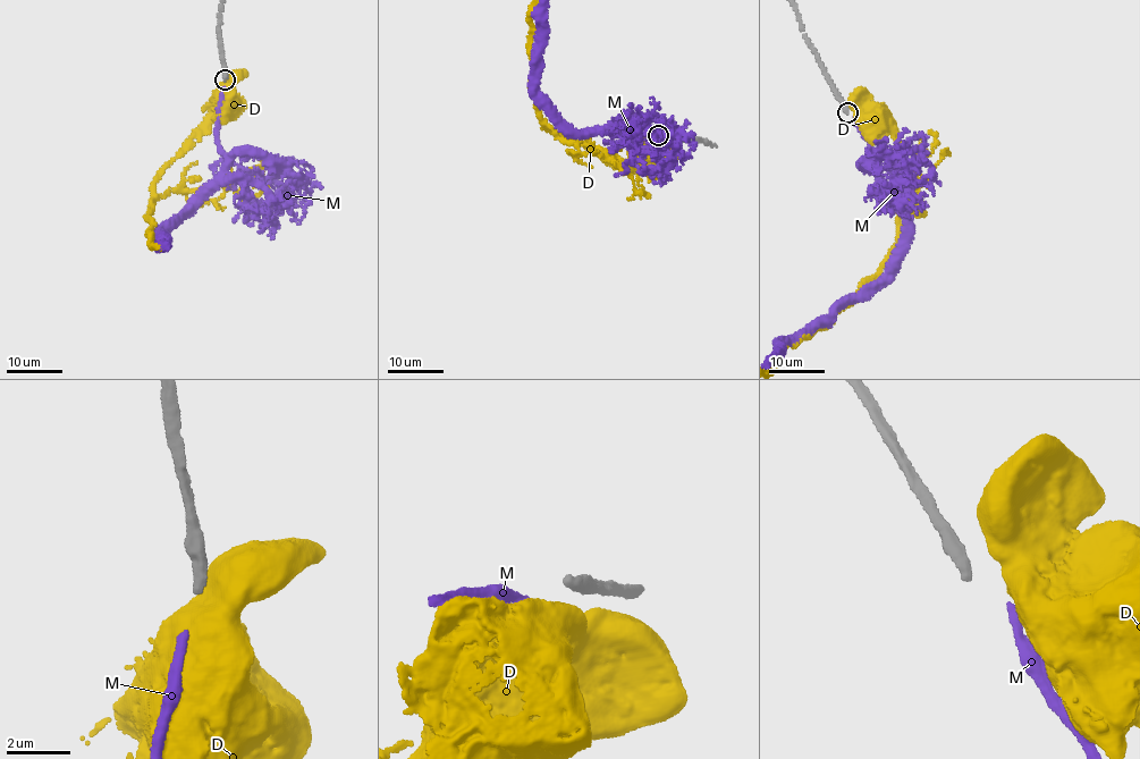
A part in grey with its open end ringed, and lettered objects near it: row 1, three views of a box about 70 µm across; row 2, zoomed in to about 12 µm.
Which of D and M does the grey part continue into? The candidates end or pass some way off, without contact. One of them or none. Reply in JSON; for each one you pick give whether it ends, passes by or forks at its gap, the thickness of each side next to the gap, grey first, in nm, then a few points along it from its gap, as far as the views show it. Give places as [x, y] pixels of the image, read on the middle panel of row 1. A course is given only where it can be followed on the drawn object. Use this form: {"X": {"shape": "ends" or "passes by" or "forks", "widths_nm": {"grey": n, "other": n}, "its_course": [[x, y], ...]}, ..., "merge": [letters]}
{"merge": []}

